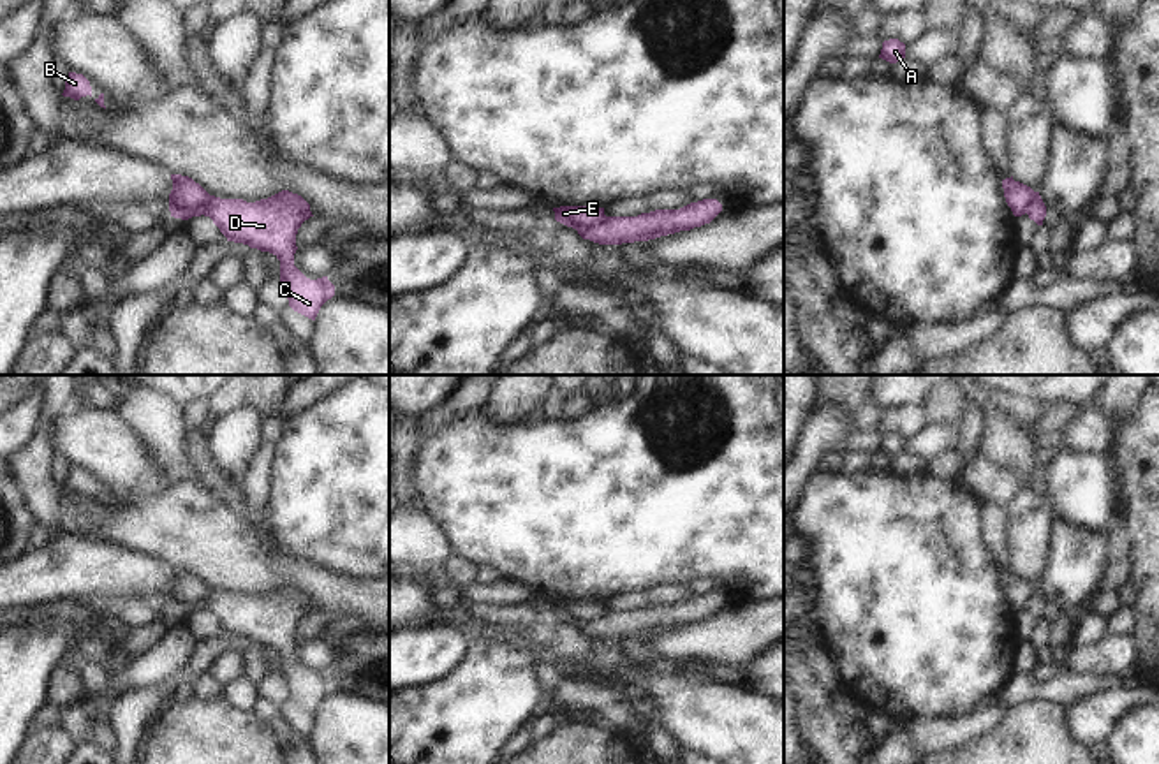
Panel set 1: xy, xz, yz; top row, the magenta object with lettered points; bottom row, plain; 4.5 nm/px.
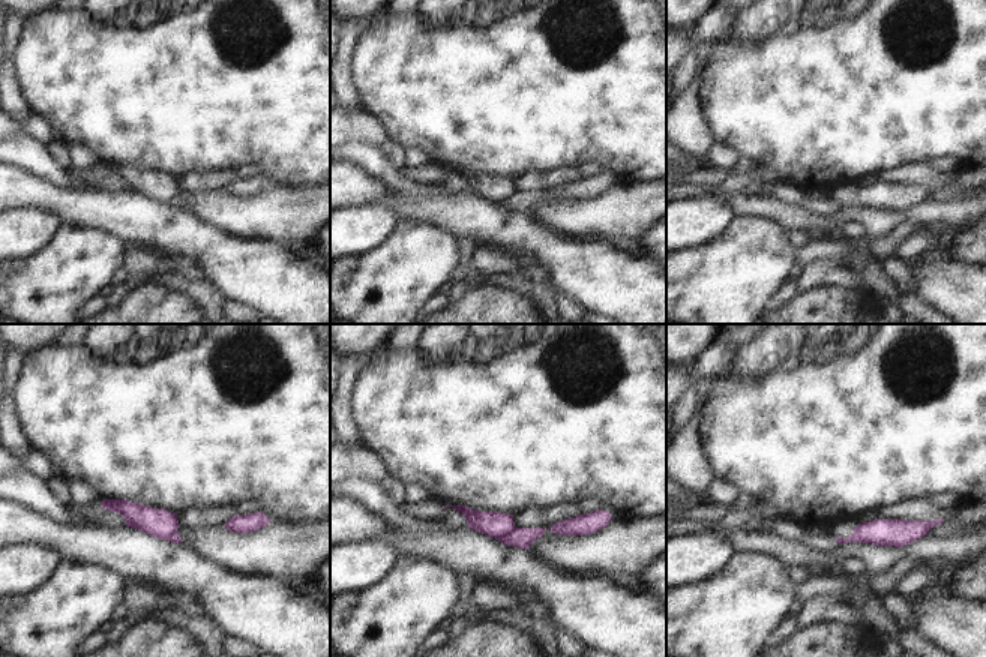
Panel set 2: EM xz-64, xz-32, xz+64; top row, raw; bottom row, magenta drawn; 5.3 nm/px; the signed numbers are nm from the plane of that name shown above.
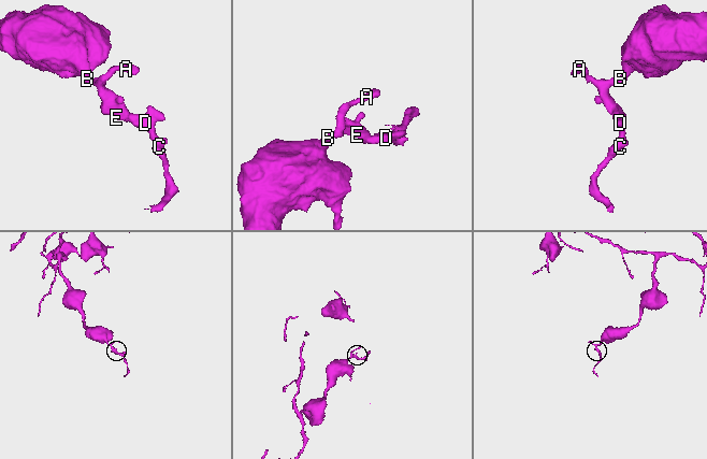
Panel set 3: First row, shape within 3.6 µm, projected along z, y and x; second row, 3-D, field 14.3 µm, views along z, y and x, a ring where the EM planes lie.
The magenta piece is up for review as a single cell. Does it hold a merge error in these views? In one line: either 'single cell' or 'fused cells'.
fused cells

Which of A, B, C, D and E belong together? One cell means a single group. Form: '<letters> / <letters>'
A B E / C D

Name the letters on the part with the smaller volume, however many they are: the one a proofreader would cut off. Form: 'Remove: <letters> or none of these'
Remove: C, D.

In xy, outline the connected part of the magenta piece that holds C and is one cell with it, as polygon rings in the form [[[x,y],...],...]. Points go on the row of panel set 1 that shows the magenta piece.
[[[282,190],[255,202],[210,195],[194,217],[201,215],[210,217],[227,241],[269,252],[280,261],[280,282],[294,312],[315,320],[321,306],[335,296],[328,276],[310,280],[294,266],[298,229],[314,217],[301,195]]]

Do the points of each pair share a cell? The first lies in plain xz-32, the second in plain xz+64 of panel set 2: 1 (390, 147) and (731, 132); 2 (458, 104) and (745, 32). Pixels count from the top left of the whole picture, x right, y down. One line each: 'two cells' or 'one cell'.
1: two cells
2: two cells

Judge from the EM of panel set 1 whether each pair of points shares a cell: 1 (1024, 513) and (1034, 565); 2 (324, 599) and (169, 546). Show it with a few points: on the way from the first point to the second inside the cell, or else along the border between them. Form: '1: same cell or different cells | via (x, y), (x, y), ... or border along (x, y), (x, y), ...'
1: same cell | via (1029, 525), (1029, 553)
2: same cell | via (286, 571), (252, 569), (208, 546)

